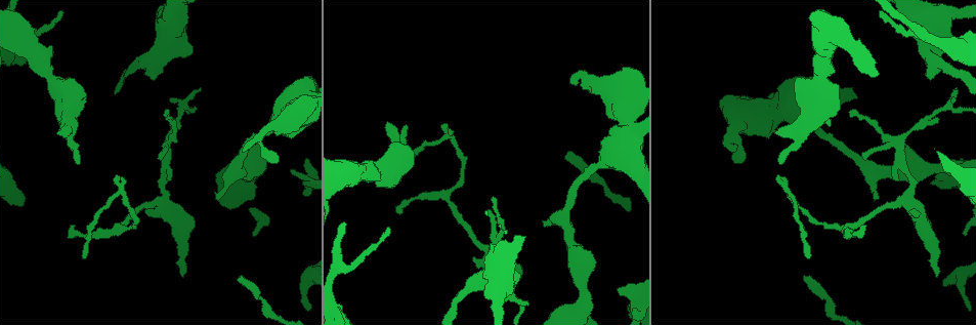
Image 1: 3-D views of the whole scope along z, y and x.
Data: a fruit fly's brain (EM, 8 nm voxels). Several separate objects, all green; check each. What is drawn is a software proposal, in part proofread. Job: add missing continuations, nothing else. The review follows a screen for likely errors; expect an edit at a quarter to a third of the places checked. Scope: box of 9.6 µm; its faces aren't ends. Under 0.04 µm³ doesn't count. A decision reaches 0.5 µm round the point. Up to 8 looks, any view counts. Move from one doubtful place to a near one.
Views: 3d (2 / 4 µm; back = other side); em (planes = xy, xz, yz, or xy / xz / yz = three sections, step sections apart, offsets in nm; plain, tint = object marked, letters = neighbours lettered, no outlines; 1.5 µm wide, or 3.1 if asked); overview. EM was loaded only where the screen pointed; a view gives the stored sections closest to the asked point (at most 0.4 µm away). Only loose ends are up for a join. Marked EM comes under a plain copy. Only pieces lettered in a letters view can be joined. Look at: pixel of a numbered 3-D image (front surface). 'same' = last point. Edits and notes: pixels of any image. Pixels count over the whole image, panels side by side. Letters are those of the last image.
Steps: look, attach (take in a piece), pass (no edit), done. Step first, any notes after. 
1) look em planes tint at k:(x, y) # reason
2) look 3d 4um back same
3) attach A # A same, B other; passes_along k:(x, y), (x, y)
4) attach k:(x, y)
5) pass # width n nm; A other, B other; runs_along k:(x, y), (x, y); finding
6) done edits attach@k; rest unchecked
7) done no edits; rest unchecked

look em planes letters at 1:(544, 221) # branch stops here

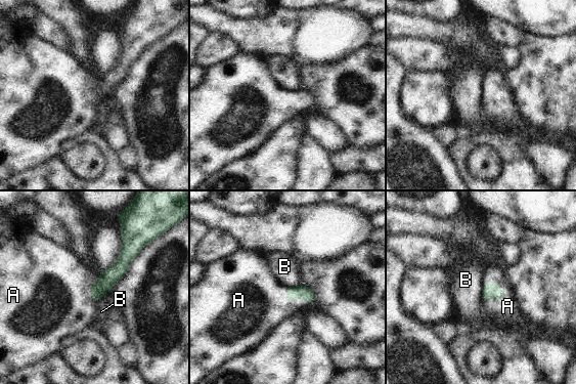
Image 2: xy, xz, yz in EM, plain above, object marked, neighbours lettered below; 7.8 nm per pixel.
attach A # A same, B other; passes_along 2:(490, 292), (496, 285), (507, 306); it goes on there

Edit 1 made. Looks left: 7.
look 3d 2um at 1:(447, 124) # an open end

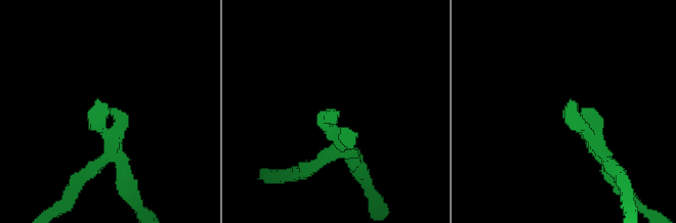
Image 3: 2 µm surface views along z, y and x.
look em xz step 8 letters at 3:(335, 113)

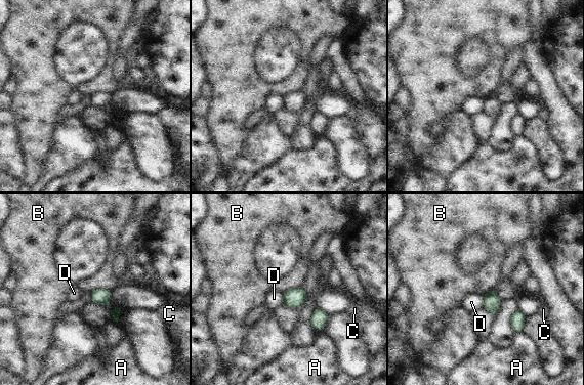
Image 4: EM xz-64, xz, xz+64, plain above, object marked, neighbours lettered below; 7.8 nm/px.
look em planes letters same # cut it another way

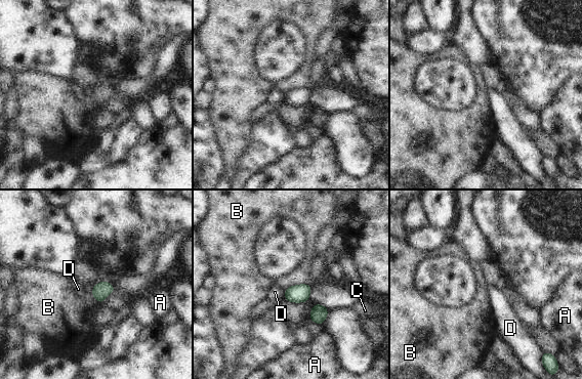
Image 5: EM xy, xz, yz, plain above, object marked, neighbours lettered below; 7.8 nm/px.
pass # A other, B other, C other, D other; border 5:(108, 281), (92, 288), (99, 302); no lettered piece goes on from it

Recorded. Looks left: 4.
look 3d 2um at 1:(936, 277) # stops while still wide

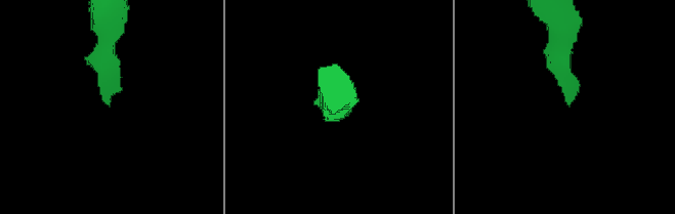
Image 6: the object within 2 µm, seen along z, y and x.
look em xz step 4 tint at 6:(571, 101)

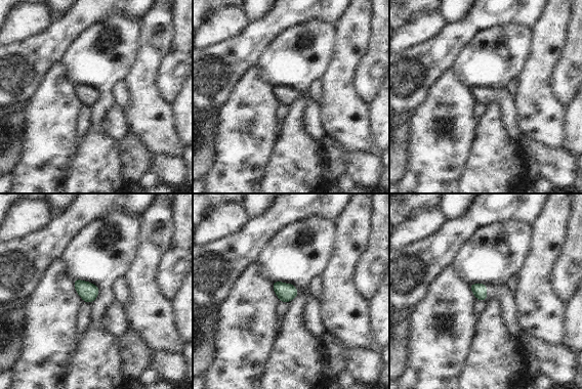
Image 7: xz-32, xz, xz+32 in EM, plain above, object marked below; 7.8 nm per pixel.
look em planes letters same # another direction

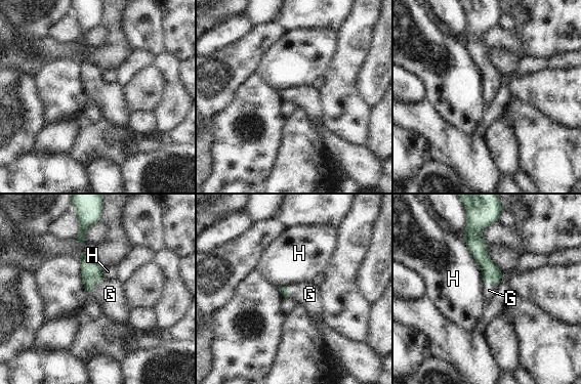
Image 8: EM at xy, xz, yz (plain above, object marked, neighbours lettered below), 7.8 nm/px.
attach G # G same, H other; passes_along 8:(90, 270), (95, 283), (110, 294); it goes on there

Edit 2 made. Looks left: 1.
done edits attach@2, attach@8; rest unchecked

